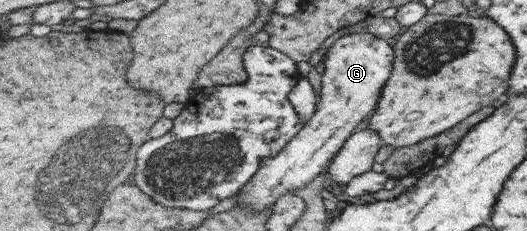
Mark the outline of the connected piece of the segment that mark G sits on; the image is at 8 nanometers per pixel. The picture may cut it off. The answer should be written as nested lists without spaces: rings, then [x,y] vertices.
[[[366,32],[336,40],[328,48],[324,60],[325,68],[321,76],[316,113],[281,153],[264,162],[251,182],[239,192],[236,205],[242,204],[252,212],[262,214],[262,210],[275,206],[284,194],[296,194],[296,190],[306,188],[314,178],[318,178],[324,168],[329,168],[330,160],[335,158],[344,143],[354,134],[356,126],[370,112],[375,112],[394,65],[395,48],[386,39]]]

